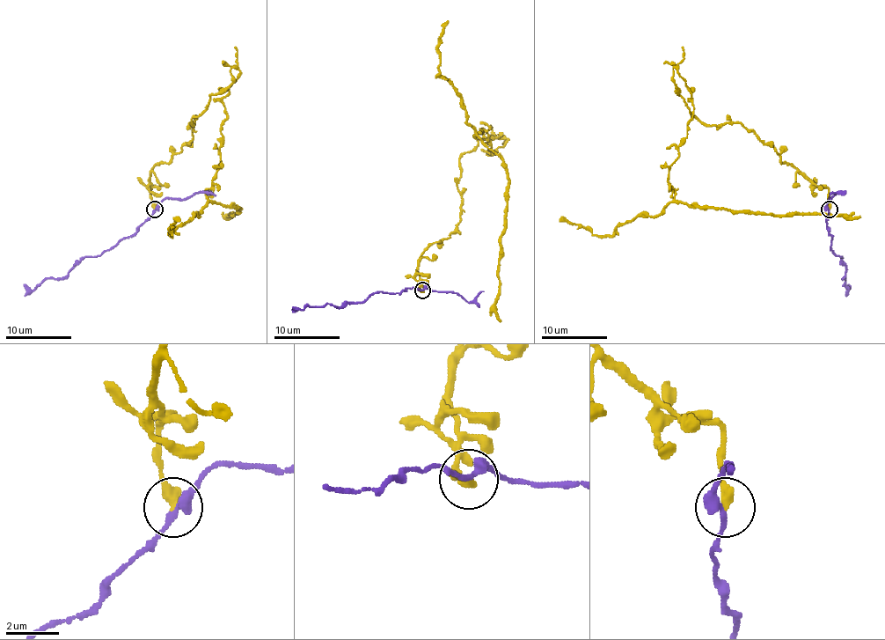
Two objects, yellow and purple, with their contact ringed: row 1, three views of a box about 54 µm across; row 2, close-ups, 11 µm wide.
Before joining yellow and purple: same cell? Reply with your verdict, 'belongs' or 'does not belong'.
does not belong

